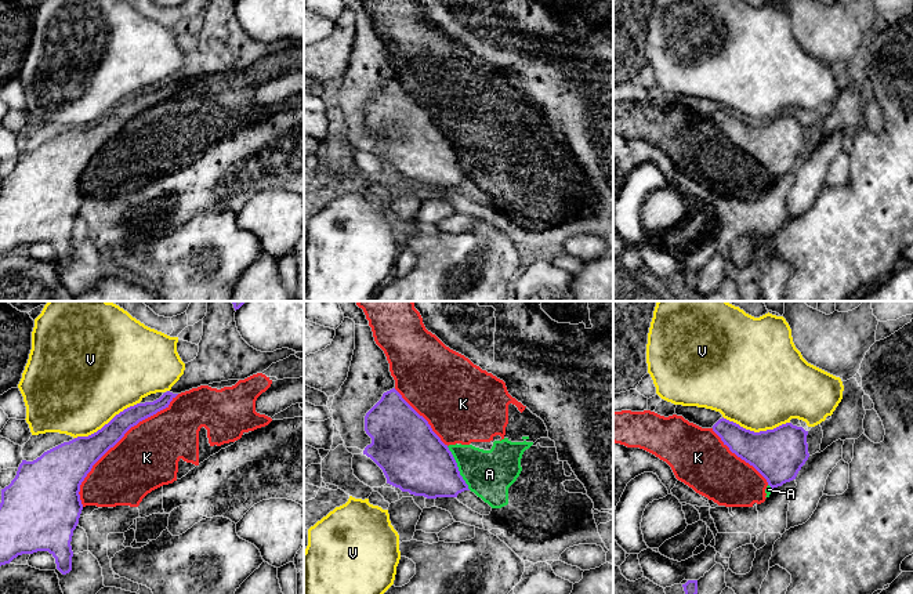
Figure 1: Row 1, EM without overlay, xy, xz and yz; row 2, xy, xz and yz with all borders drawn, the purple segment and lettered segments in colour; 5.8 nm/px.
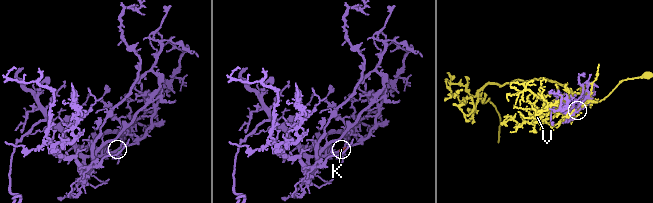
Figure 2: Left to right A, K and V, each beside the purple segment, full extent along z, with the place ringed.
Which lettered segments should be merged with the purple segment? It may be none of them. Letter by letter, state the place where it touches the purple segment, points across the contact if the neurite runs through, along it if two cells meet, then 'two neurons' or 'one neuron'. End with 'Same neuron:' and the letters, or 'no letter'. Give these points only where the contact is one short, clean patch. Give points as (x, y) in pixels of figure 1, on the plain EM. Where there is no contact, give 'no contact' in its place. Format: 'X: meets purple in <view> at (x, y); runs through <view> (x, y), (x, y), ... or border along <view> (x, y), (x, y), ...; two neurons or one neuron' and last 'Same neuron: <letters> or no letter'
A: meets purple in xz at (457, 159); two neurons
K: meets purple in xy at (115, 134); two neurons
V: meets purple in yz at (756, 123); two neurons
Same neuron: no letter

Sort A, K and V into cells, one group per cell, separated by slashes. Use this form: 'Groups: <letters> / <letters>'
Groups: A K / V

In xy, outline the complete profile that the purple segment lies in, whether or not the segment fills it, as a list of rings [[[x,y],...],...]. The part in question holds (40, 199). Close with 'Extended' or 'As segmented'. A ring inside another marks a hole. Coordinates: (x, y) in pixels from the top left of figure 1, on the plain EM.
[[[164,83],[153,93],[137,94],[116,105],[108,115],[88,127],[64,133],[33,152],[22,151],[15,169],[1,180],[0,193],[0,257],[22,245],[48,242],[57,260],[66,265],[72,261],[72,227],[83,200],[80,175],[93,156],[113,138],[124,124],[140,112],[169,98],[178,84]]]. As segmented

